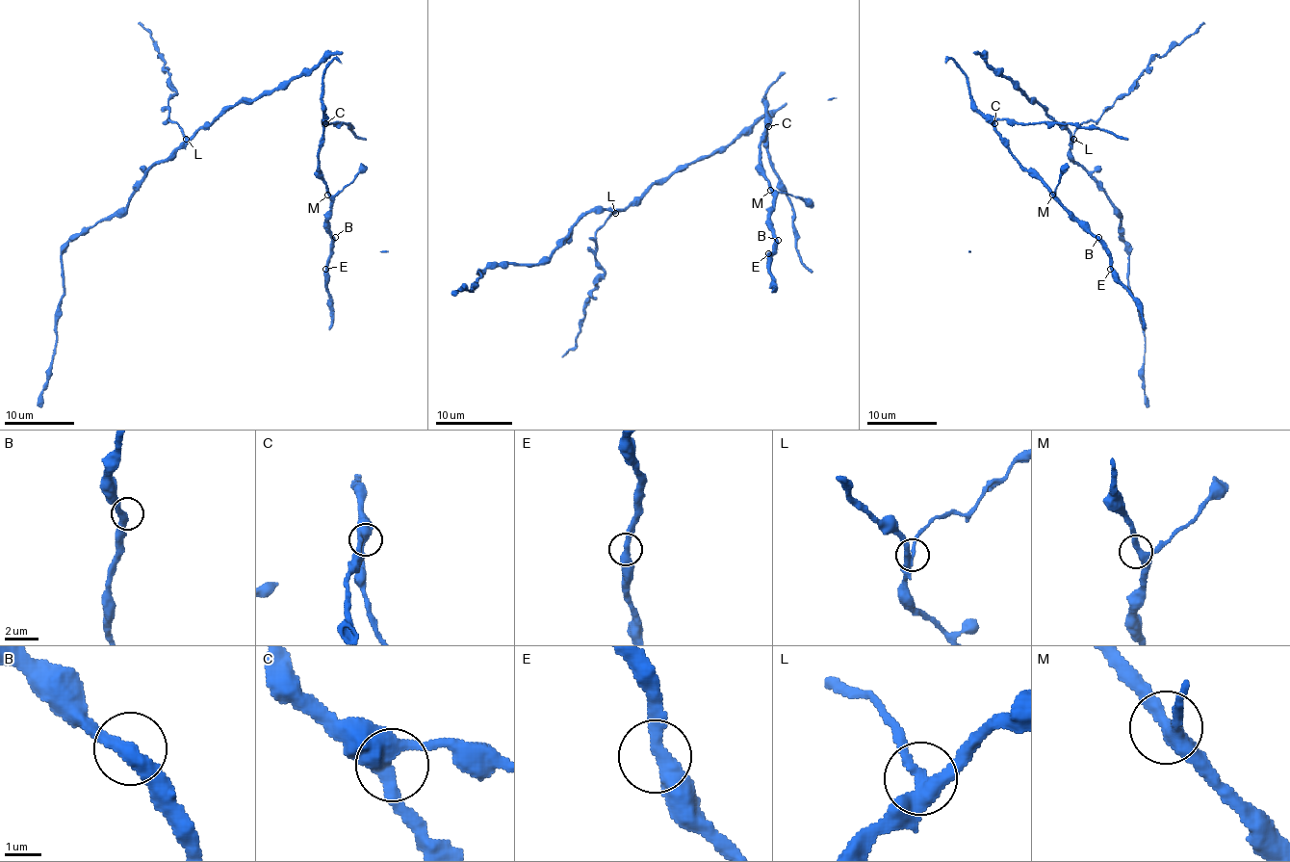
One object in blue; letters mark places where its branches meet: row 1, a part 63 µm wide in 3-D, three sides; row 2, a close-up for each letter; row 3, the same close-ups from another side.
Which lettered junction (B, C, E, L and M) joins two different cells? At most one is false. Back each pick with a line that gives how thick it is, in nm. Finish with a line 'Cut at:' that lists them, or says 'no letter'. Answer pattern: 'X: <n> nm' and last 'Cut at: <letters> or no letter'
L: 320 nm
Cut at: L

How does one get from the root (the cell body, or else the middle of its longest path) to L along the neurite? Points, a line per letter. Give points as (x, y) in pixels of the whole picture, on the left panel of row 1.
L: (246, 102), (237, 102), (224, 109), (208, 125), (203, 125), (186, 139)

